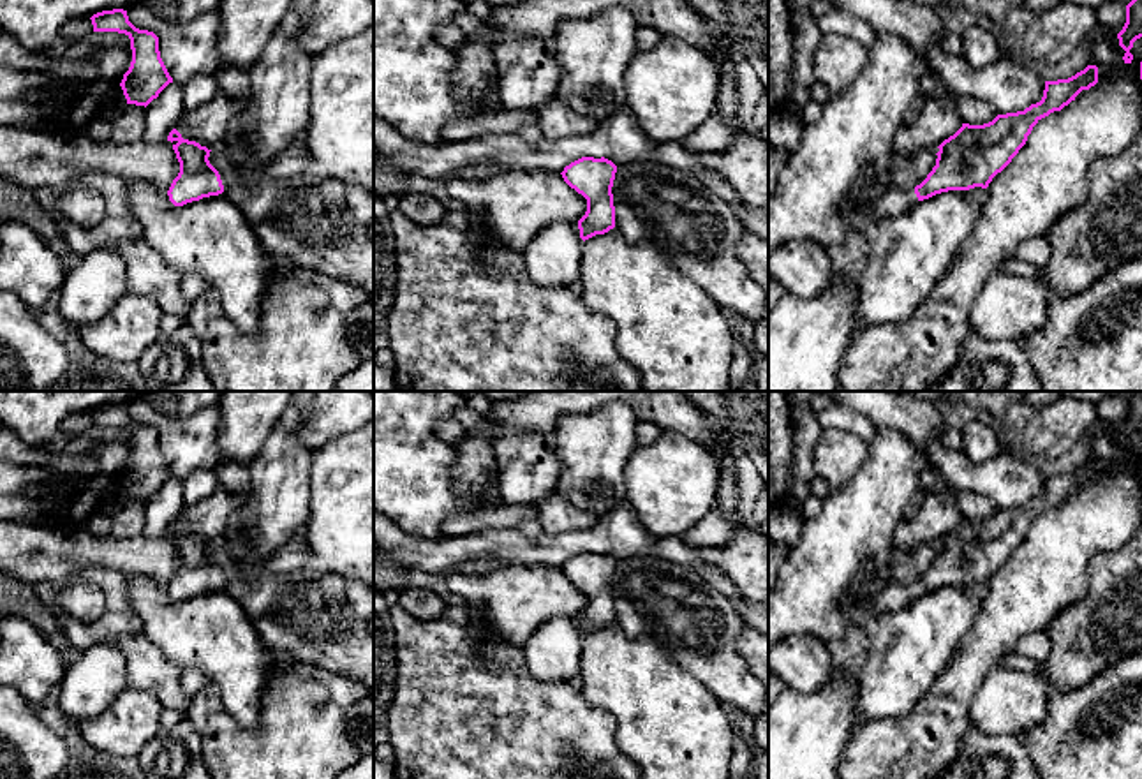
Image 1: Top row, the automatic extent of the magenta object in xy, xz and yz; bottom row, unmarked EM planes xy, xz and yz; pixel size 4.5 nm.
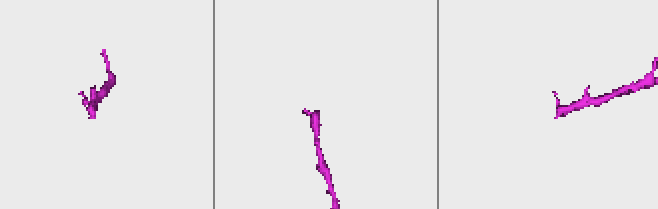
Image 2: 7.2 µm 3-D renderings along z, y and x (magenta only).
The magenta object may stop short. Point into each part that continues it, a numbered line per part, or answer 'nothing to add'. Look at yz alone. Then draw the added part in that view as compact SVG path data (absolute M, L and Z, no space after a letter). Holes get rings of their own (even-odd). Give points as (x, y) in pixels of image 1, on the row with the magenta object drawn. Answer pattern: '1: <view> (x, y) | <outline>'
1: yz (896, 200) | M892 185L886 190L886 194L874 204L872 217L876 220L883 220L883 219L906 211L916 203L918 203L918 197L915 194L915 189L904 190Z

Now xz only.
nothing to add

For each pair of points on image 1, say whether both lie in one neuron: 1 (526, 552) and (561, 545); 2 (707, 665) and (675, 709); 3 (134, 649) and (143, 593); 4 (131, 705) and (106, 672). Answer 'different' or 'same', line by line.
1: same
2: different
3: different
4: different

